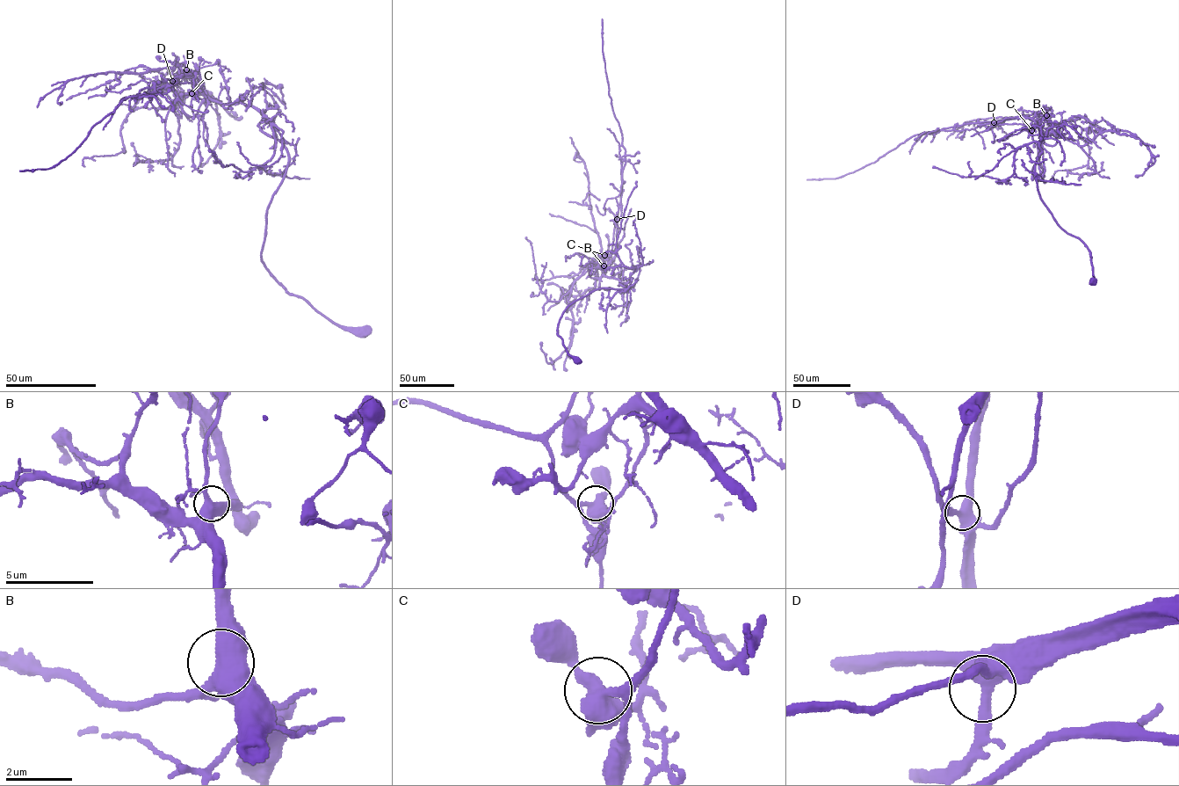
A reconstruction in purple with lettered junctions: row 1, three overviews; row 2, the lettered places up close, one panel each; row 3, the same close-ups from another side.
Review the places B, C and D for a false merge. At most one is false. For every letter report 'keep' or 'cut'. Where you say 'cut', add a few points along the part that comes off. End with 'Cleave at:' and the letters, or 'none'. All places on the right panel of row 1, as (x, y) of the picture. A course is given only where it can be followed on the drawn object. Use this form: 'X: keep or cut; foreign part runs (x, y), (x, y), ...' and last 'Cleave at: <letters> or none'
B: keep
C: cut; foreign part runs (1031, 130), (1016, 123), (923, 132), (853, 172), (835, 178), (807, 179)
D: keep
Cleave at: C

